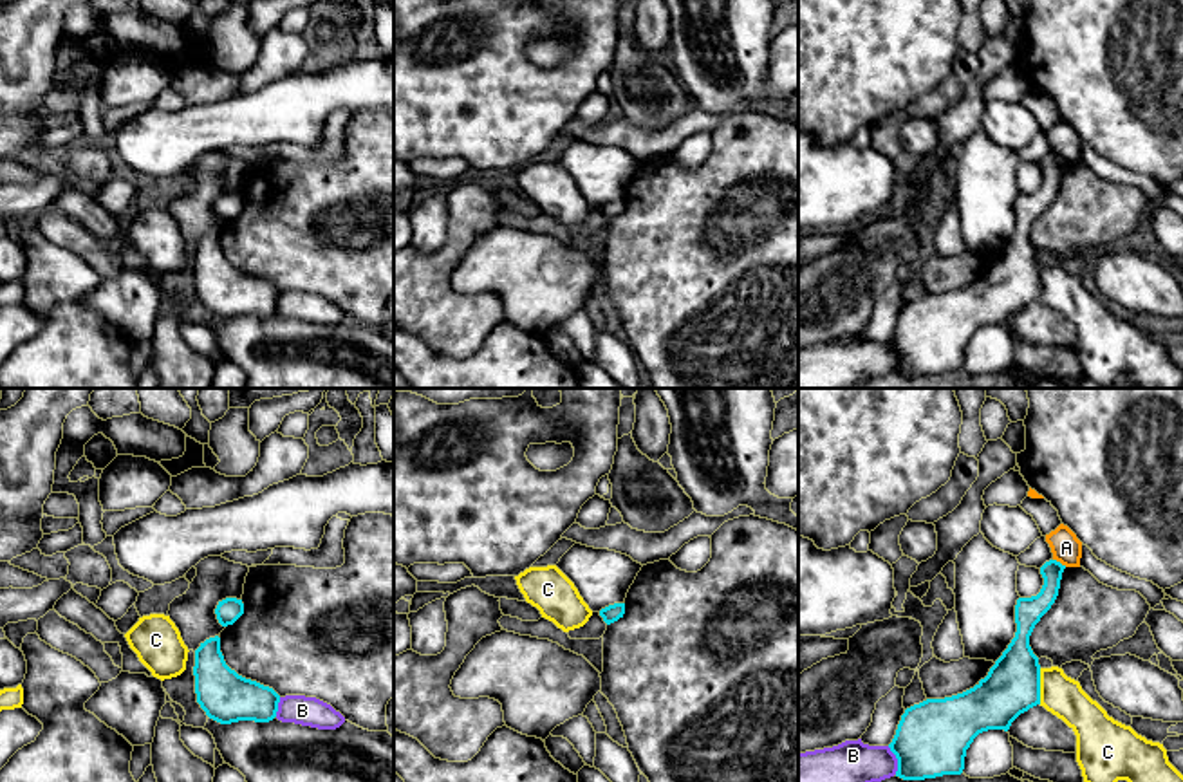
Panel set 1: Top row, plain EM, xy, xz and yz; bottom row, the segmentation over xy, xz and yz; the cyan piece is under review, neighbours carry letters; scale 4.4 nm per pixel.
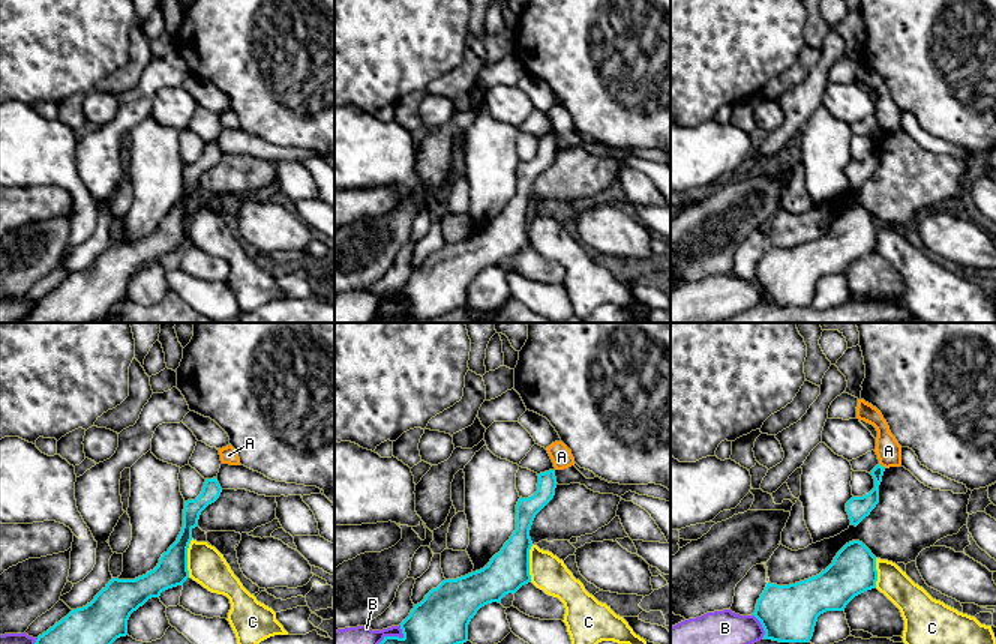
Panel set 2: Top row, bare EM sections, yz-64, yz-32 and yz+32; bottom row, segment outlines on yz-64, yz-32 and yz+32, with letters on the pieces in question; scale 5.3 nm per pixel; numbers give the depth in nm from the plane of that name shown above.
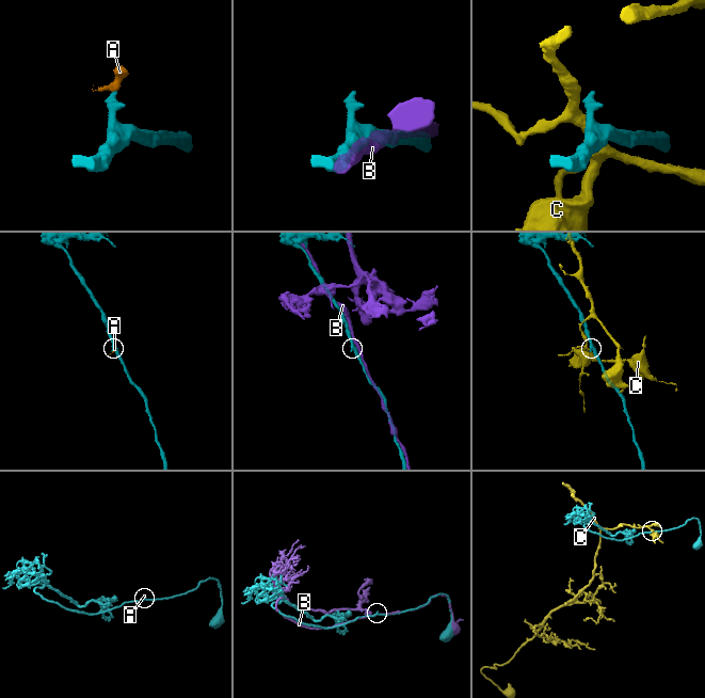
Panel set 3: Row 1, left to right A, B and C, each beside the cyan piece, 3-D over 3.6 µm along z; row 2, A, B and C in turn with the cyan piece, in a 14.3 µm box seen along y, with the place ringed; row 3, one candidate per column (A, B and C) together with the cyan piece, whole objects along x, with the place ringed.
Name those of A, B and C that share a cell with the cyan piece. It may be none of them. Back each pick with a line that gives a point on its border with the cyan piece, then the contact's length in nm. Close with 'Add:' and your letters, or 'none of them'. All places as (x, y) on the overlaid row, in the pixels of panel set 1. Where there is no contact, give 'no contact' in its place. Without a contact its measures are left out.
Add: none of them

